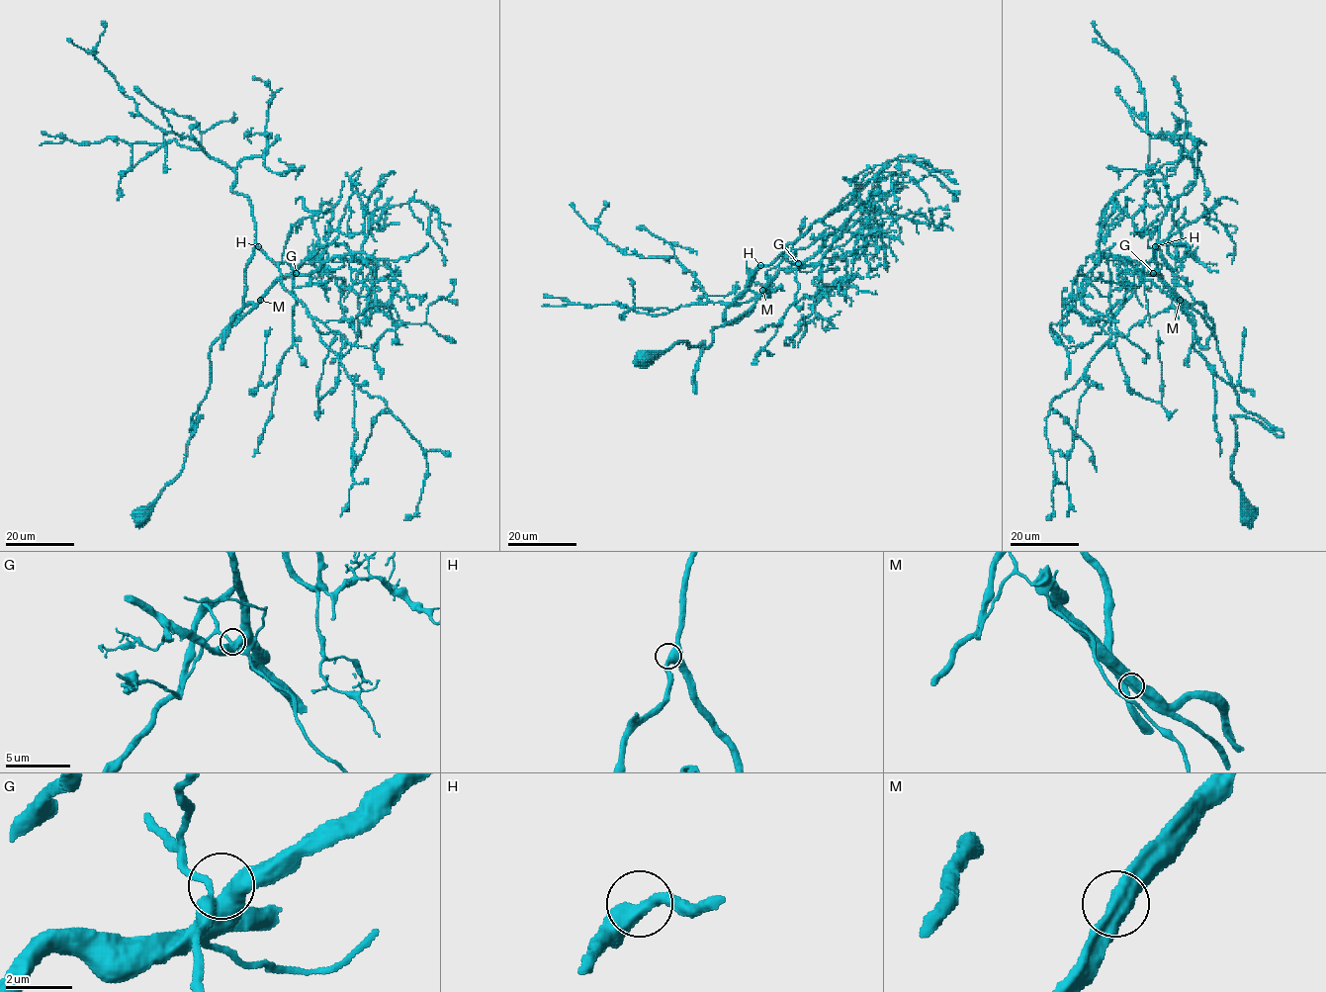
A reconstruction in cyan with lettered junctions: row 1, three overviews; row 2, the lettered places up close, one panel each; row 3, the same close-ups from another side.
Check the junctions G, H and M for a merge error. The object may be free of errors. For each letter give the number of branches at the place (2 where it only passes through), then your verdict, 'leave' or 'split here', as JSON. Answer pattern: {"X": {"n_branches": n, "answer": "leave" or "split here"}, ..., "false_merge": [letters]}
{"G": {"n_branches": 3, "answer": "leave"}, "H": {"n_branches": 2, "answer": "leave"}, "M": {"n_branches": 2, "answer": "leave"}, "false_merge": []}

